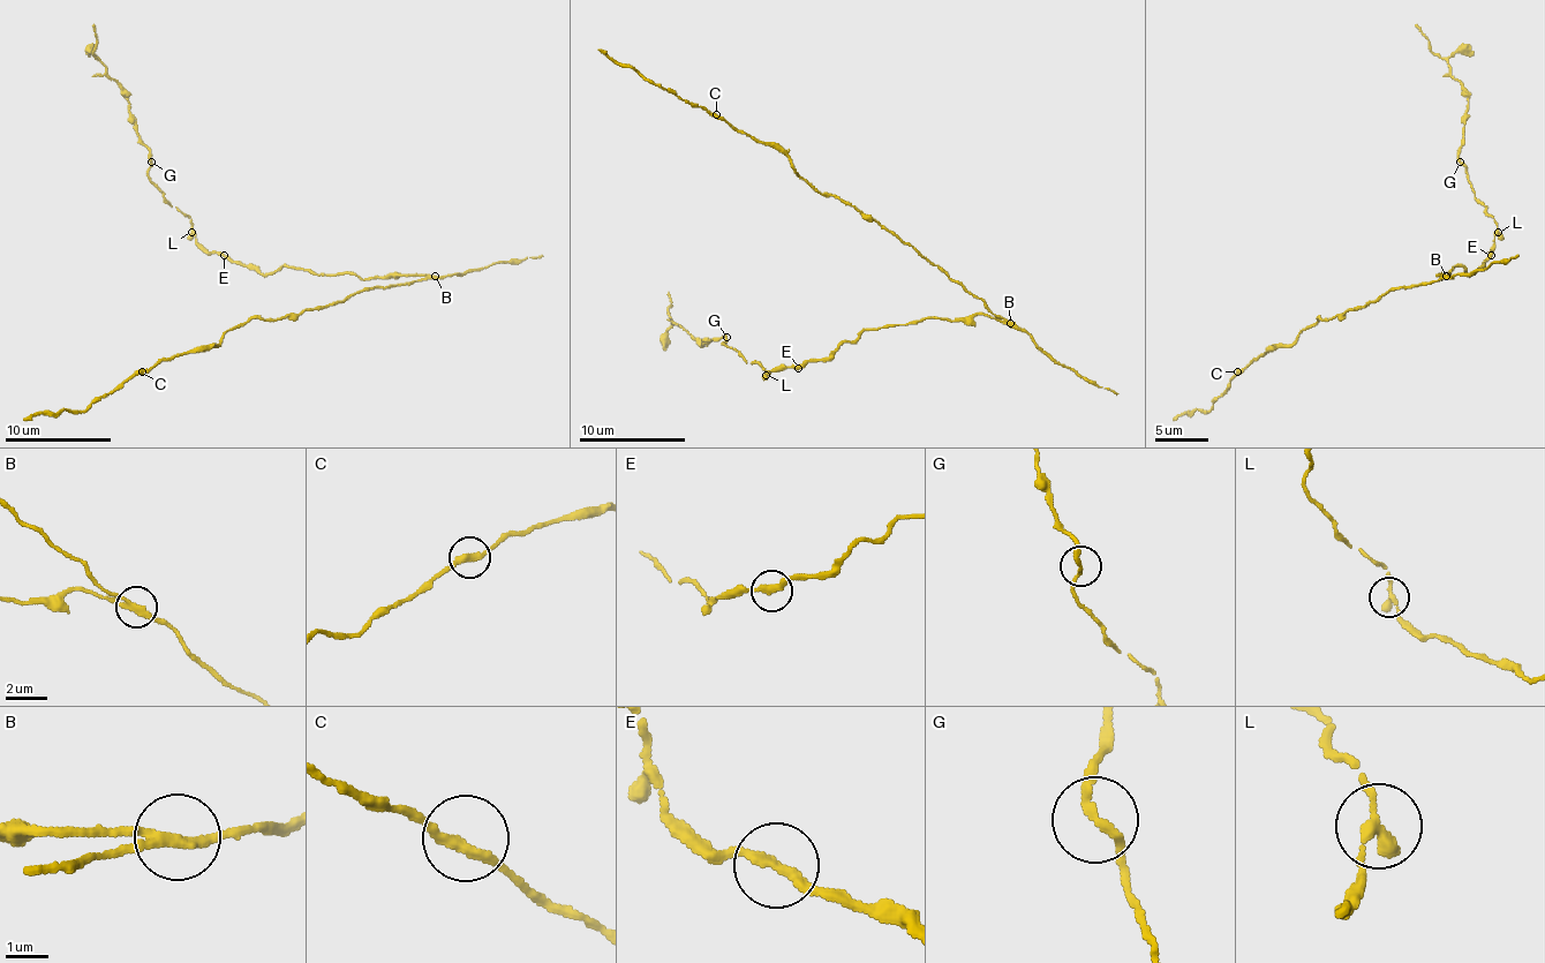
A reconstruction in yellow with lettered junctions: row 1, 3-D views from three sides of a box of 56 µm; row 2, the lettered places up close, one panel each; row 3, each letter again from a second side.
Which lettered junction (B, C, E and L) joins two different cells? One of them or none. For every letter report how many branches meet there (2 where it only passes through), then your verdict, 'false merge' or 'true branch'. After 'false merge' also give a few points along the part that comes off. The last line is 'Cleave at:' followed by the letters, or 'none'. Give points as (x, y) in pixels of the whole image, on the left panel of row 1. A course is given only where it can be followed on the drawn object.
B: 2 | true branch
C: 2 | true branch
E: 2 | true branch
L: 2 | true branch
Cleave at: none

